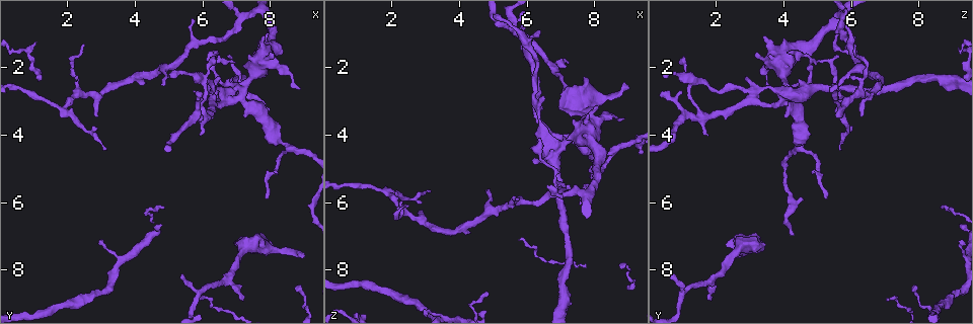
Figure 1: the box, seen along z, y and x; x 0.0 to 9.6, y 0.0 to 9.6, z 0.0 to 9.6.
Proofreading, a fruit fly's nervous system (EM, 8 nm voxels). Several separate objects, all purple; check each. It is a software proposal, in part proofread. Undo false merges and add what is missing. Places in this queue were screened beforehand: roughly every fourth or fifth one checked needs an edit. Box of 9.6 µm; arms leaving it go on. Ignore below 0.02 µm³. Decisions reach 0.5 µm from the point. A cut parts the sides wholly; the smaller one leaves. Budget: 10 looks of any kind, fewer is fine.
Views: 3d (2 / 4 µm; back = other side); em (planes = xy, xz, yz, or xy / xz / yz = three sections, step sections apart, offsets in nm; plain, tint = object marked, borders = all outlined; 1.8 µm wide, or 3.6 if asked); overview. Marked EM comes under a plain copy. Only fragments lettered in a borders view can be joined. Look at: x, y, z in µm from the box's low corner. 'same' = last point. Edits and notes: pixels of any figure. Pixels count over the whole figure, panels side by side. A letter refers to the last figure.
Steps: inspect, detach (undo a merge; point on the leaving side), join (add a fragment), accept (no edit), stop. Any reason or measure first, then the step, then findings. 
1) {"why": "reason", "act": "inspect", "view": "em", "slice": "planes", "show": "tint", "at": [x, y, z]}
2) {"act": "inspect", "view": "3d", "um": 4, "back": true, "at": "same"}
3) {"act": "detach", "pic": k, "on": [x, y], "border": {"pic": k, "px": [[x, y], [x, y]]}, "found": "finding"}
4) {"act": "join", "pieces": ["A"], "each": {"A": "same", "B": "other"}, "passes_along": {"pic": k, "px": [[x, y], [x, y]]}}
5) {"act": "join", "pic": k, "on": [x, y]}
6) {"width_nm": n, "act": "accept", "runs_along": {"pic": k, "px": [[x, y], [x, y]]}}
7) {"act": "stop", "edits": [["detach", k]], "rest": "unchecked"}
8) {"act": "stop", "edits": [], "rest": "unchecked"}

{"why": "branch point", "act": "inspect", "view": "3d", "um": 4, "at": [6.90, 2.55, 5.45]}

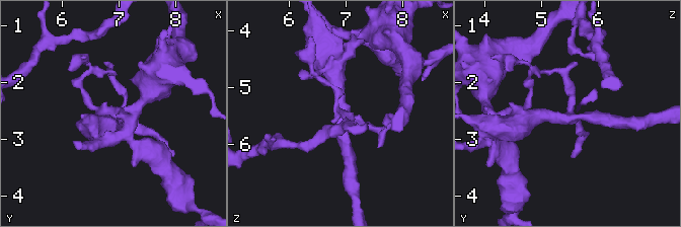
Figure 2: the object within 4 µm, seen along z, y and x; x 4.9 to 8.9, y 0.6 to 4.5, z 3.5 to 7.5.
{"why": "shape alone is not enough", "act": "inspect", "view": "em", "um": 3.6, "slice": "planes", "show": "borders", "at": "same"}

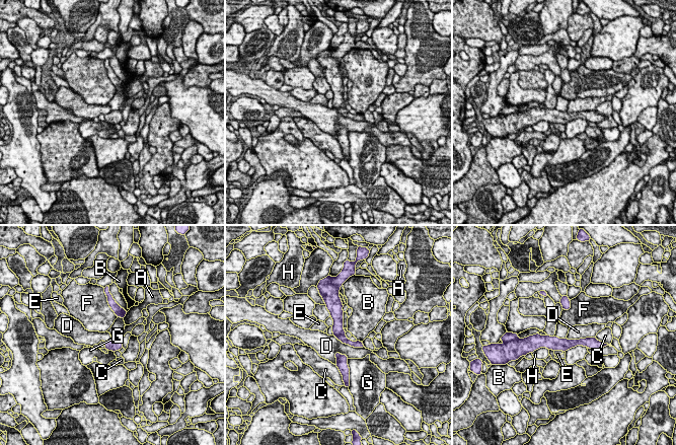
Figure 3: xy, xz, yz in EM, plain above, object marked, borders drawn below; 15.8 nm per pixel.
{"width_nm": 190, "act": "detach", "pic": 3, "on": [338, 328], "each": {"A": "other", "B": "other", "C": "other", "D": "other", "E": "other", "F": "other", "G": "other", "H": "other"}, "part_leaving": {"pic": 3, "px": [[536, 338], [549, 343], [594, 345]]}, "found": "two neurons meet here"}

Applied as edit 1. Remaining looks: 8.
{"why": "redraw", "act": "inspect", "view": "overview"}

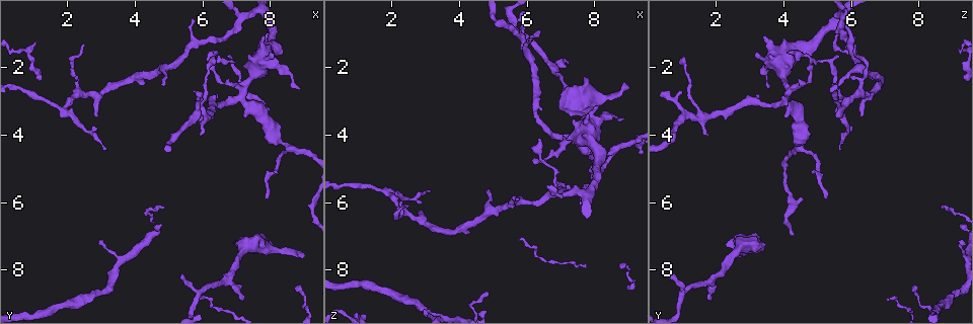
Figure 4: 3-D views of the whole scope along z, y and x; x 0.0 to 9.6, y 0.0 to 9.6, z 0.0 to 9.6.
{"why": "branch point", "act": "inspect", "view": "em", "um": 3.6, "slice": "xz", "step": 8, "show": "tint", "at": [7.70, 2.00, 4.05]}

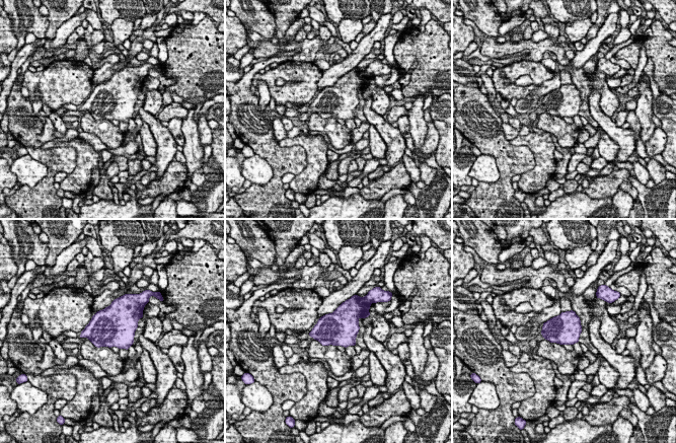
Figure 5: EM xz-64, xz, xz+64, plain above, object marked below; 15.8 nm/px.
{"act": "inspect", "view": "em", "um": 3.6, "slice": "planes", "show": "borders", "at": "same"}

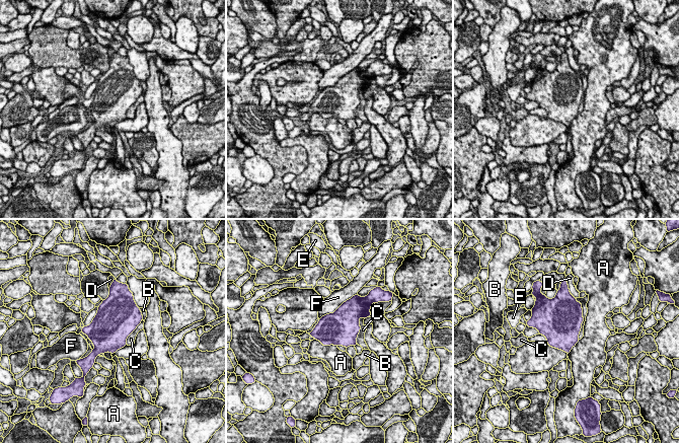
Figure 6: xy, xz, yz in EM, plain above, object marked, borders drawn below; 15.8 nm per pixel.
{"width_nm": 550, "act": "accept", "each": {"A": "other", "B": "other", "C": "other", "D": "other", "E": "other", "F": "other"}, "border": {"pic": 6, "px": [[315, 339], [323, 345], [336, 346]]}, "found": "all the same neuron"}

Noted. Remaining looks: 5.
{"why": "branch stops here", "act": "inspect", "view": "3d", "um": 4, "at": [9.00, 7.65, 2.50]}

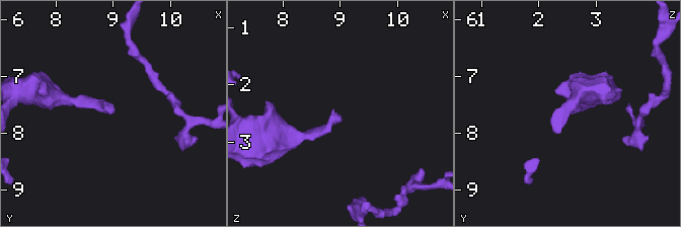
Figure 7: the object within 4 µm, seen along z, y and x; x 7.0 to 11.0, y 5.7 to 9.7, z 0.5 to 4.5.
{"act": "inspect", "view": "em", "slice": "planes", "show": "borders", "at": [9.00, 7.65, 2.50]}

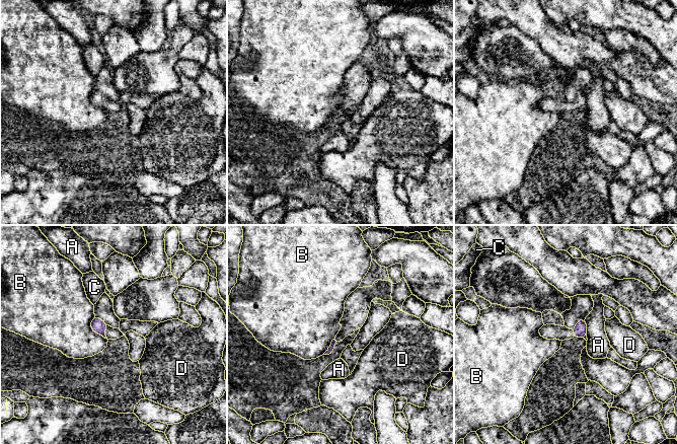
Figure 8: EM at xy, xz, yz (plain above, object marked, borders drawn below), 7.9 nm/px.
{"act": "accept", "each": {"A": "other", "B": "other", "C": "other", "D": "other"}, "border": {"pic": 8, "px": [[94, 315], [91, 328], [106, 339]]}, "found": "no lettered fragment goes on from it"}

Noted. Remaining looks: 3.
{"act": "stop", "edits": [["detach", 3]], "rest": "unchecked"}

